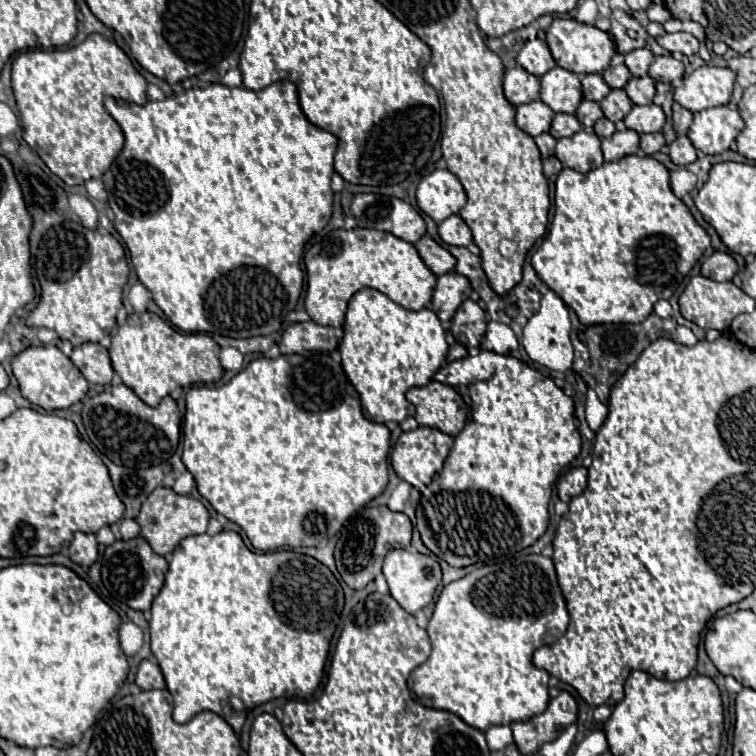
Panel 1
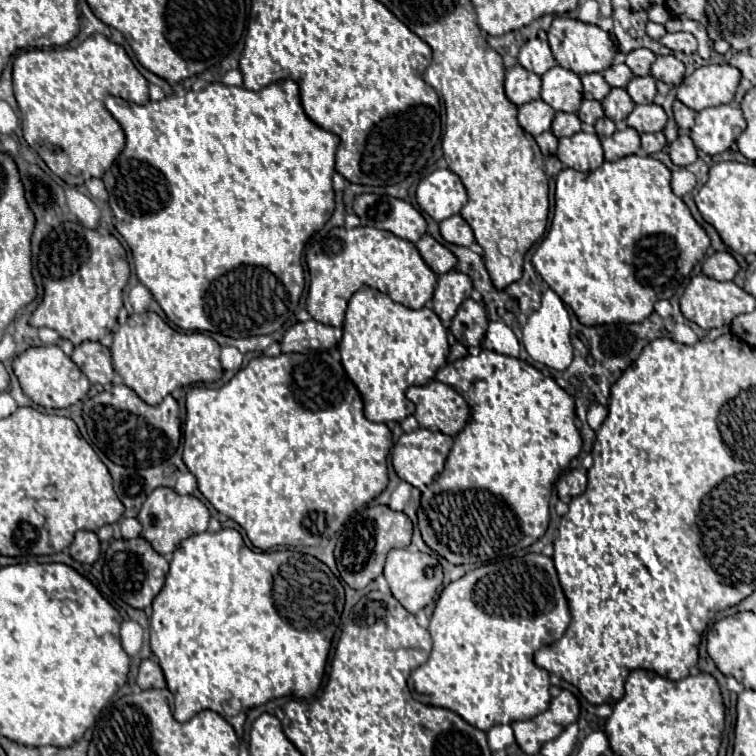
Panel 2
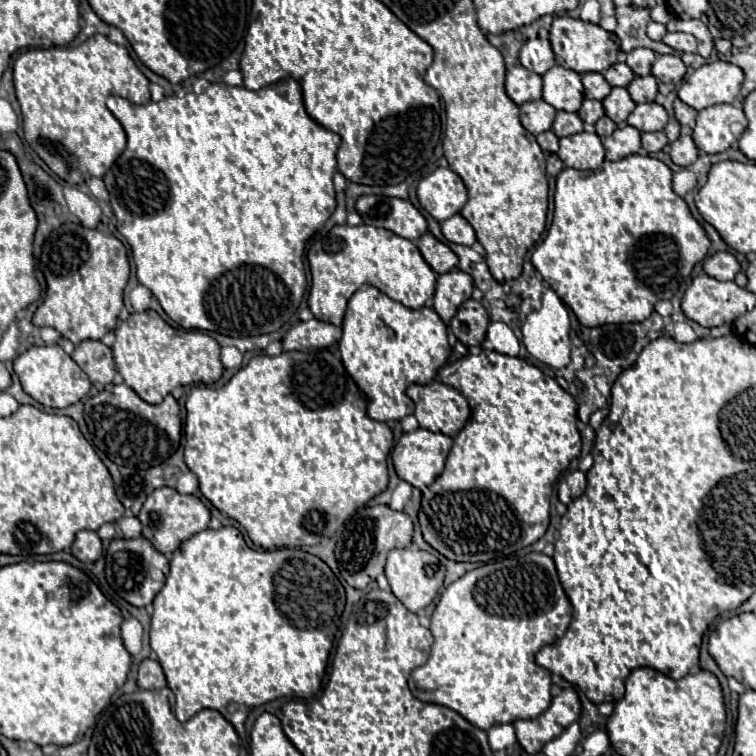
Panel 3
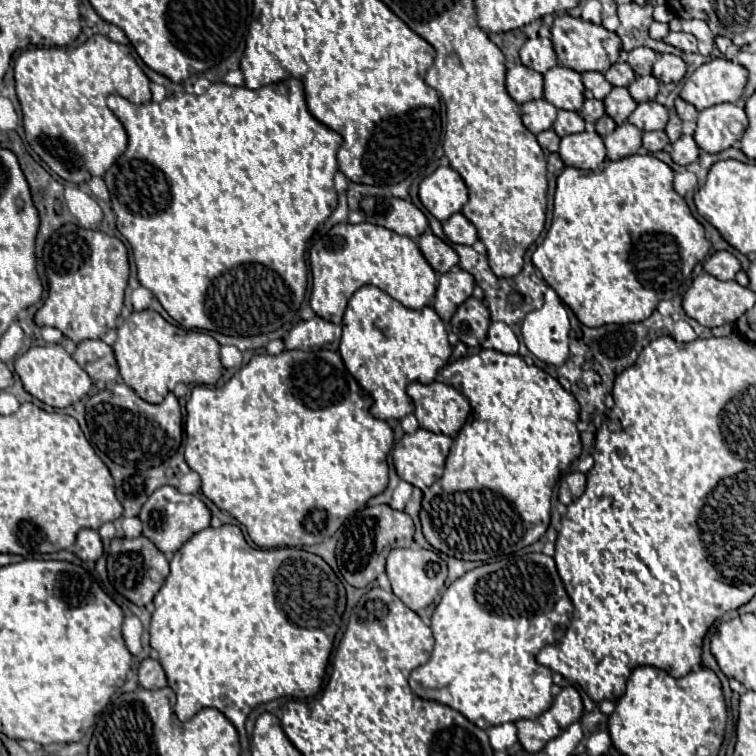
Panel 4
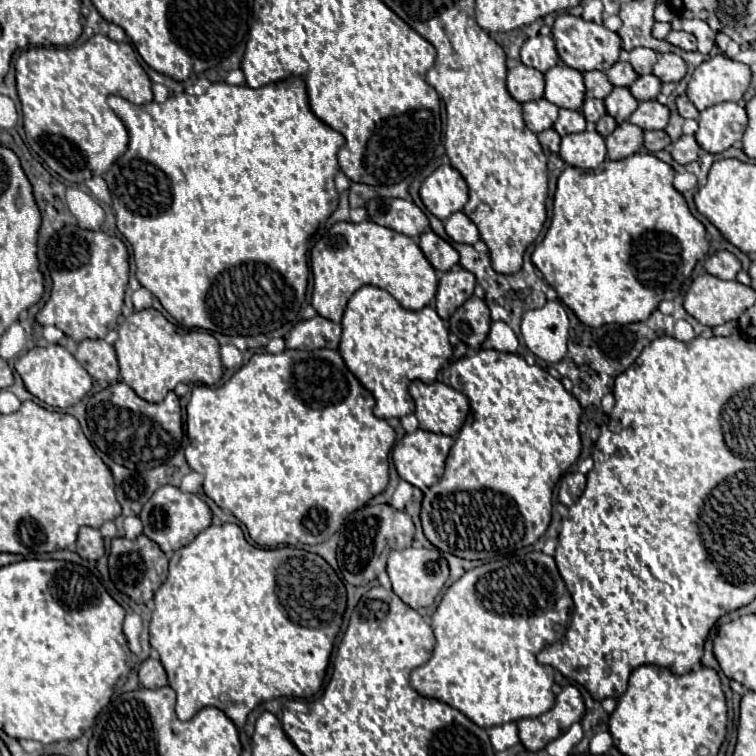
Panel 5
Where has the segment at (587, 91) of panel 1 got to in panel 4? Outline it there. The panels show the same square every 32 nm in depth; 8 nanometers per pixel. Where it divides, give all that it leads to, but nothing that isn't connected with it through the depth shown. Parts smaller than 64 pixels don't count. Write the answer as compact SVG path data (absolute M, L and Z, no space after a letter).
M584 72L582 80L584 80L584 86L586 86L588 98L604 100L606 94L610 94L610 90L612 90L612 84L604 78L602 72Z

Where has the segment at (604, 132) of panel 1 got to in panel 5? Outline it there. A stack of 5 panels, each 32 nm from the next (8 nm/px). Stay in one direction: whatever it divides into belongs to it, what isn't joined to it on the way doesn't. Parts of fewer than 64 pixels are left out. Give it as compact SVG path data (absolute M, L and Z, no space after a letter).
M602 116L598 122L596 122L596 130L602 134L602 136L608 136L608 134L612 134L612 130L616 128L616 120L612 118L612 116Z

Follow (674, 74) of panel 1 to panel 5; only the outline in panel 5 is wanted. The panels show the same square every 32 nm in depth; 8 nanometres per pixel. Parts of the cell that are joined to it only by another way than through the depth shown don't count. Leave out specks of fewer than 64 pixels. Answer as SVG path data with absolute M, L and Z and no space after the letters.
M660 54L654 64L654 74L662 82L680 82L686 74L686 62L678 54Z

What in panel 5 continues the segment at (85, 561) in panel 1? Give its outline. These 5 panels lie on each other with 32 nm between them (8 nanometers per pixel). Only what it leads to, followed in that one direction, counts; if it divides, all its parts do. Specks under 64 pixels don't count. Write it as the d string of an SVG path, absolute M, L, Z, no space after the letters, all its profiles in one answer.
M82 526L78 532L76 552L86 560L98 560L100 556L104 556L104 540L102 540L100 530Z

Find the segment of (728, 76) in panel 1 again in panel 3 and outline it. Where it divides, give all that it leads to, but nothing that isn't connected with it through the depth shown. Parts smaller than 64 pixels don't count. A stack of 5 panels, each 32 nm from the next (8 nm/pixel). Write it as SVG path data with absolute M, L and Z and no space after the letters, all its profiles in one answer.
M714 60L700 66L686 78L678 90L678 98L688 106L702 110L714 104L734 102L744 82L742 68L726 60Z

